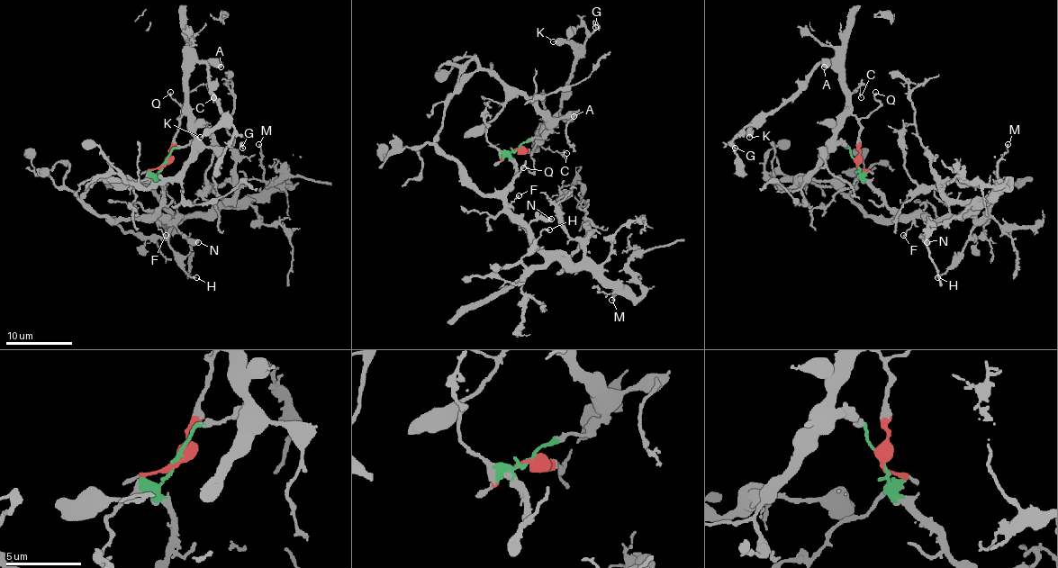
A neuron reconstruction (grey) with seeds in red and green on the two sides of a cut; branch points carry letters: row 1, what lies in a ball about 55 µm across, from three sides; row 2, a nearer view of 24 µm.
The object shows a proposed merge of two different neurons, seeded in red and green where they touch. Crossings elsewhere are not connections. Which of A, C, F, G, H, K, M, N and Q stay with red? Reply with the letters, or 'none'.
A, C, G, K, Q

